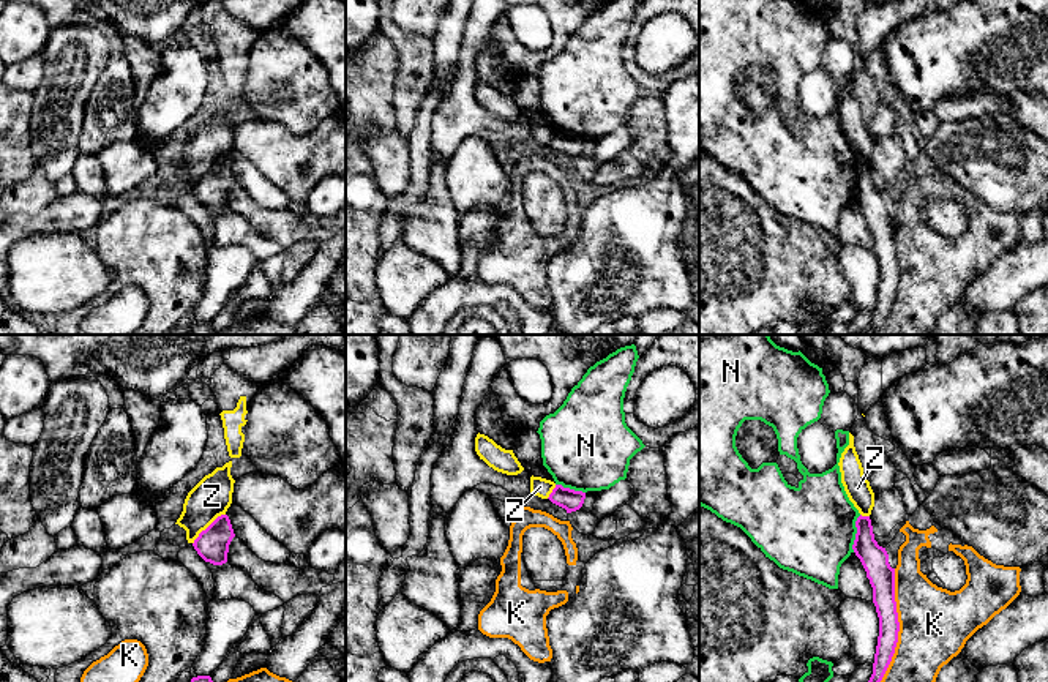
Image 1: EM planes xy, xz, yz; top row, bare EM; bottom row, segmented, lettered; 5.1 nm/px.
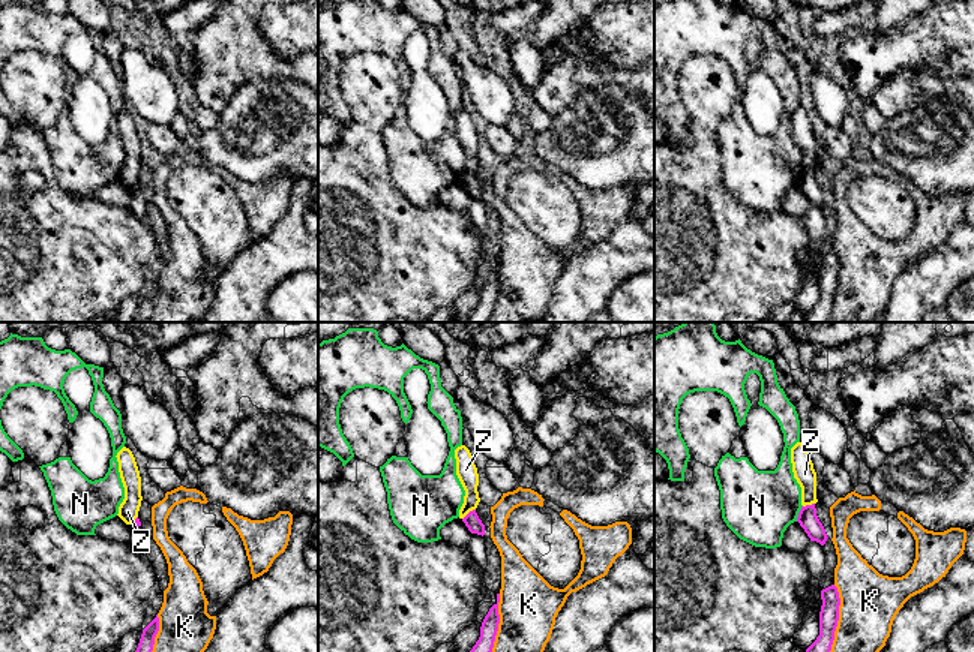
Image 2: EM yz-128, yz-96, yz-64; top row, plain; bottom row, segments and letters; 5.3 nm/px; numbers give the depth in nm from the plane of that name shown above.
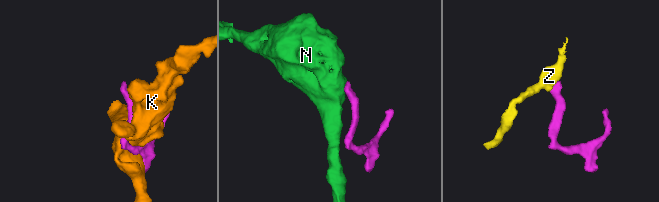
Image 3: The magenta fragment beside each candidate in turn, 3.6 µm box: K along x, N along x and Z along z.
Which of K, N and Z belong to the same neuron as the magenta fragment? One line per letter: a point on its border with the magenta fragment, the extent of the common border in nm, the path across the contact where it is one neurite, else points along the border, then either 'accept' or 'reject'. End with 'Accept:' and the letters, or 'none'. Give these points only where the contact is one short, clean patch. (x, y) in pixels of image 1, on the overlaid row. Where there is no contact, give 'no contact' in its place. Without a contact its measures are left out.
K: yz (898, 625) | 600 nm | reject
N: yz (856, 534) | 200 nm | along yz (860, 515), (856, 521), (853, 551) | reject
Z: xy (209, 526) | 220 nm | along xy (224, 513), (218, 515), (193, 543) | reject
Accept: none

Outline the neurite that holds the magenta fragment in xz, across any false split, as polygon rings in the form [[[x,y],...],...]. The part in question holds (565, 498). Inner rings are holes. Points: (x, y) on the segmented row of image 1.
[[[556,485],[556,488],[552,489],[548,499],[552,504],[565,508],[567,513],[571,513],[582,507],[586,493],[563,488],[562,485]]]

